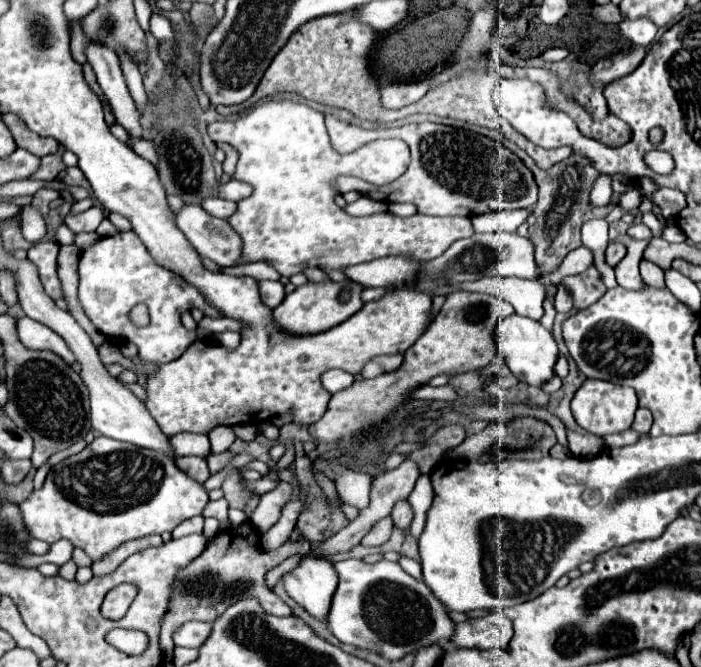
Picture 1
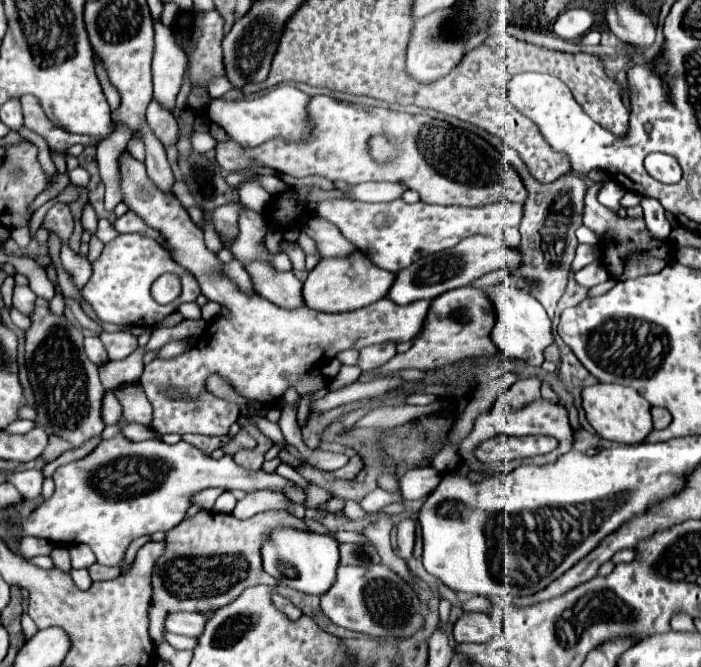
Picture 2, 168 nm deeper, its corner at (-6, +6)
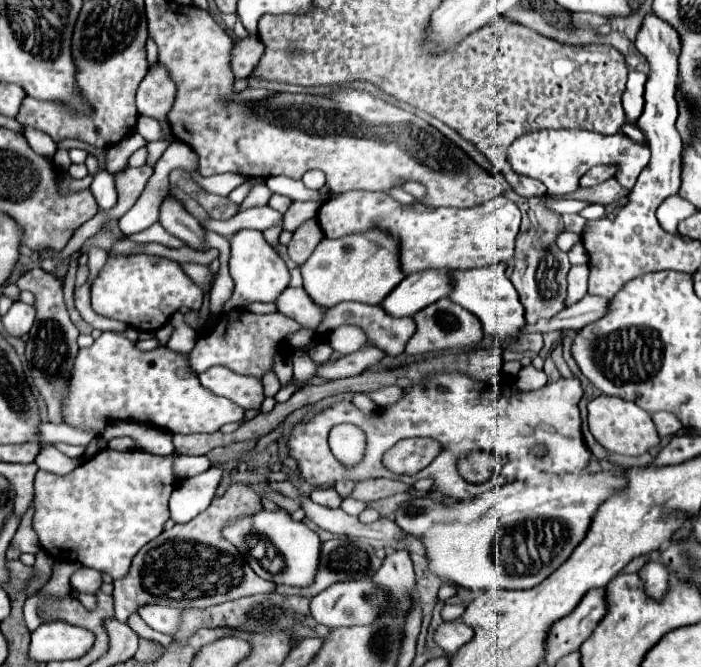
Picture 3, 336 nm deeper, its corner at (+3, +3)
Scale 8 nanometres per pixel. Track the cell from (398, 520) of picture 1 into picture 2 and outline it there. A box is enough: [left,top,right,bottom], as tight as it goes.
[397,518,415,560]

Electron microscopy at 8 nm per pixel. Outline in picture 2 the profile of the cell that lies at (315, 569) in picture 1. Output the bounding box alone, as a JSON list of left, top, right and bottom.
[261,528,339,596]

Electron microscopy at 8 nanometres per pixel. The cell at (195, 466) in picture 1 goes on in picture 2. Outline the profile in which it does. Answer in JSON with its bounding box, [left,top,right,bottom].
[183,434,229,454]

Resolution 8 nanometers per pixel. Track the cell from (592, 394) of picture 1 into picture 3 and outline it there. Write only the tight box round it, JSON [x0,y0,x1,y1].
[588,395,660,457]

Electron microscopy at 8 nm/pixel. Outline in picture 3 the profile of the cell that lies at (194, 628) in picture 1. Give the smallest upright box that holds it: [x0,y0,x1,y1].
[138,605,180,635]

